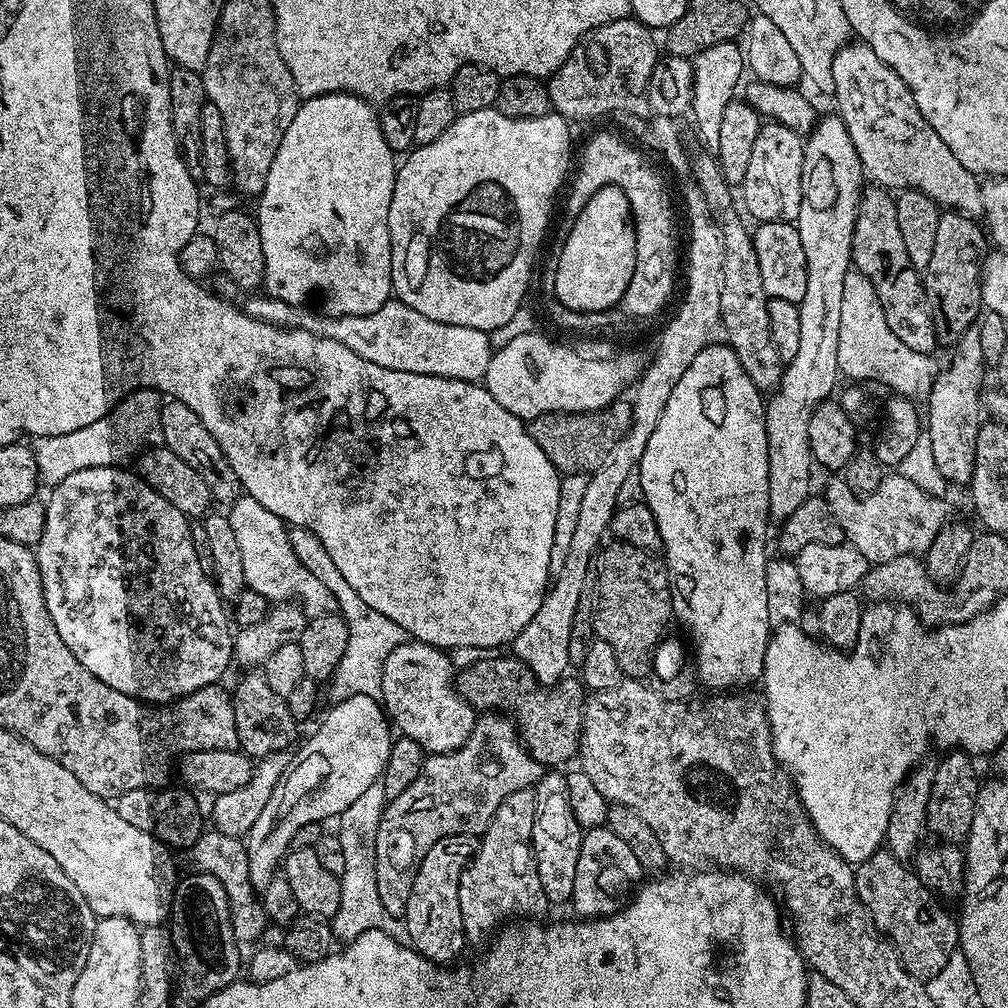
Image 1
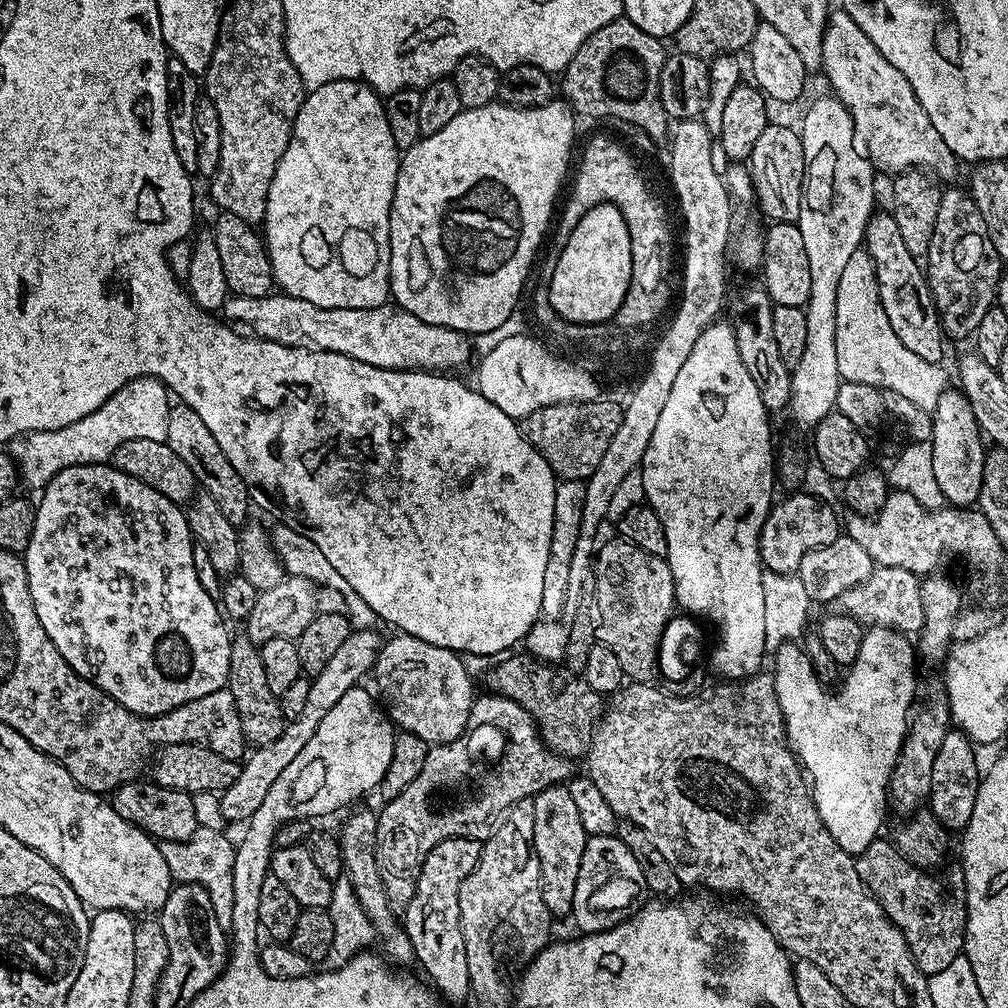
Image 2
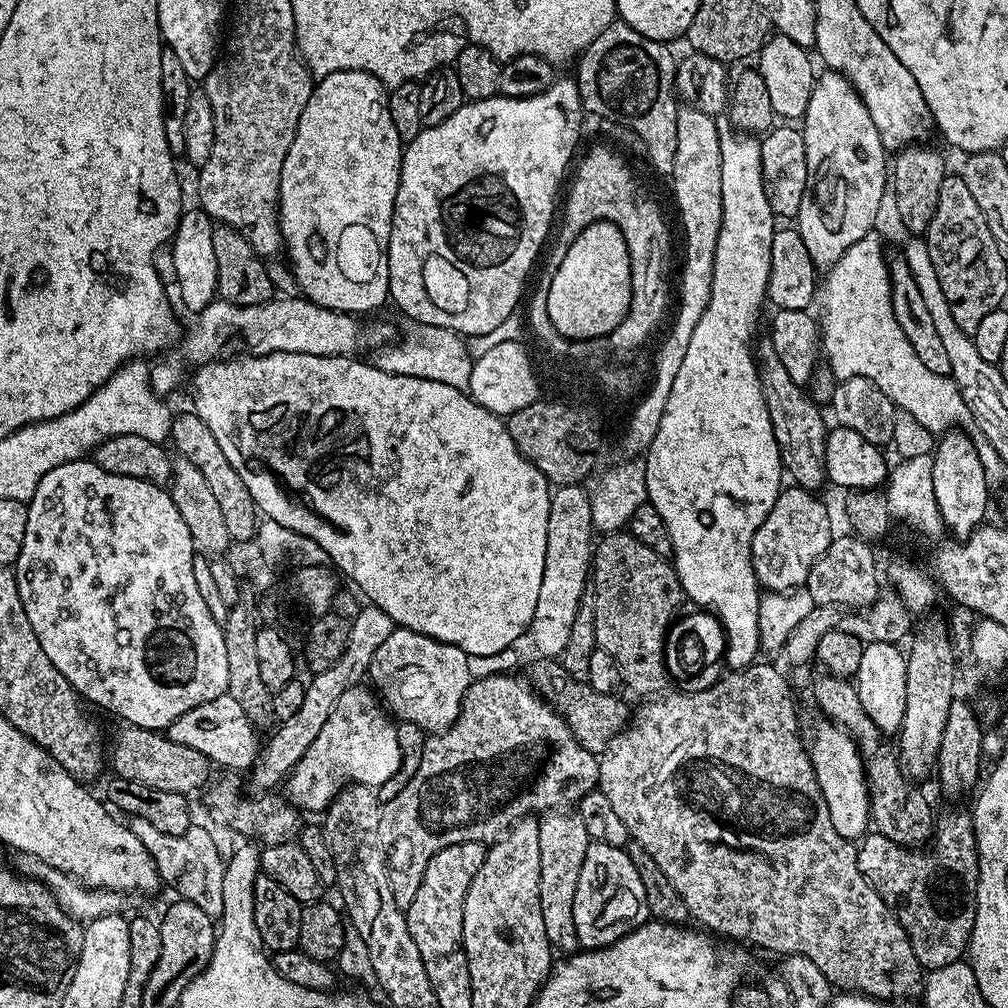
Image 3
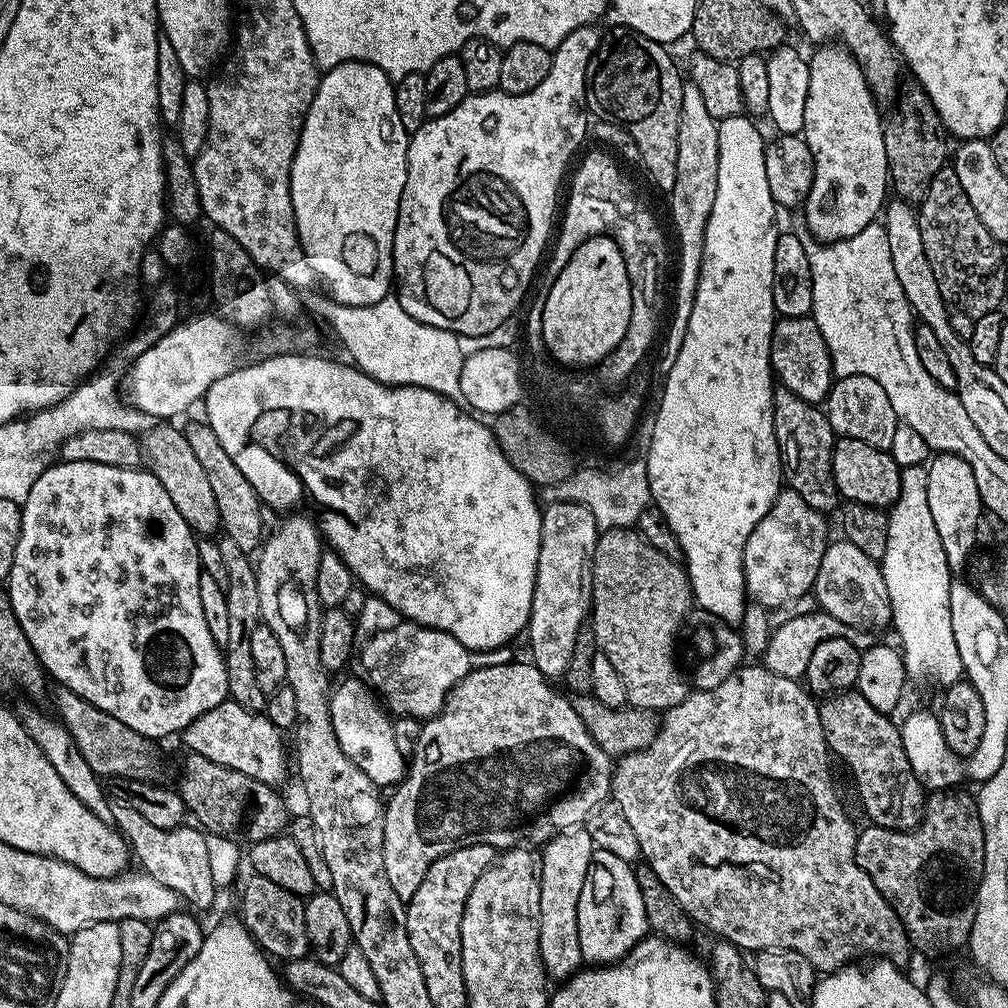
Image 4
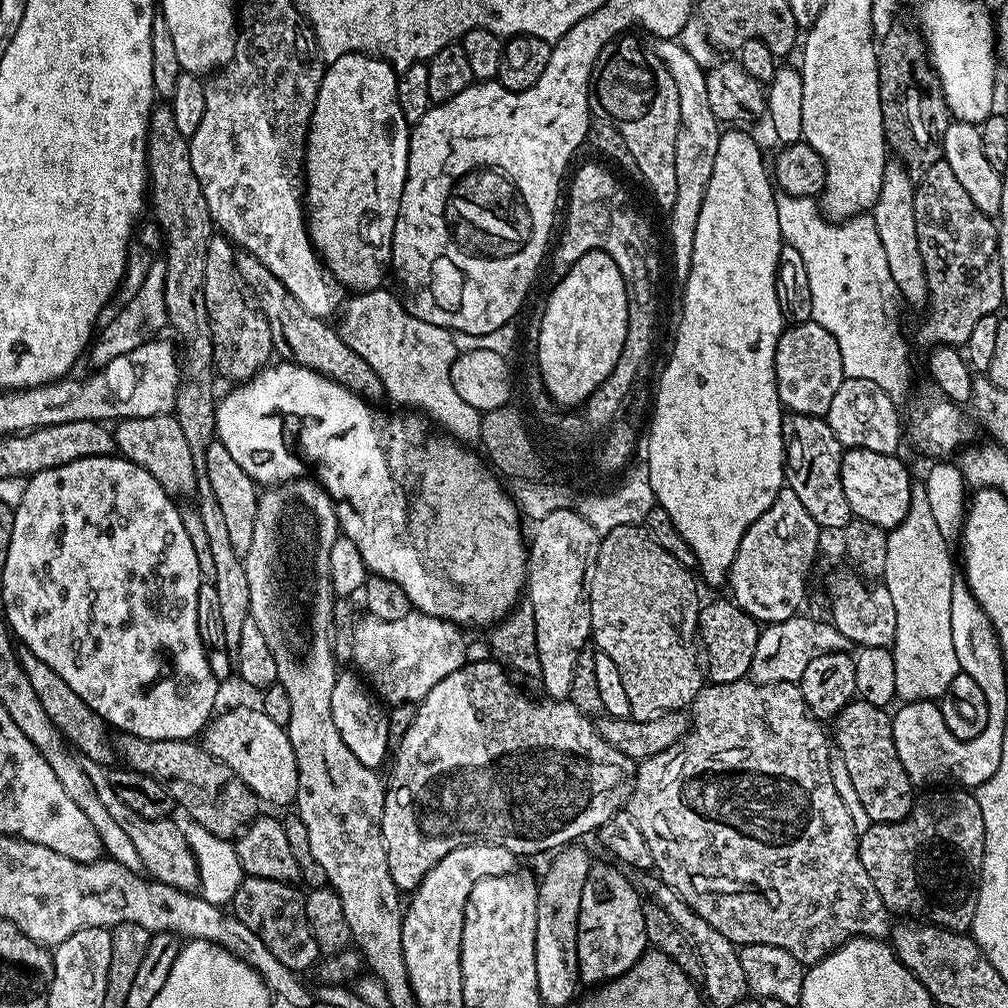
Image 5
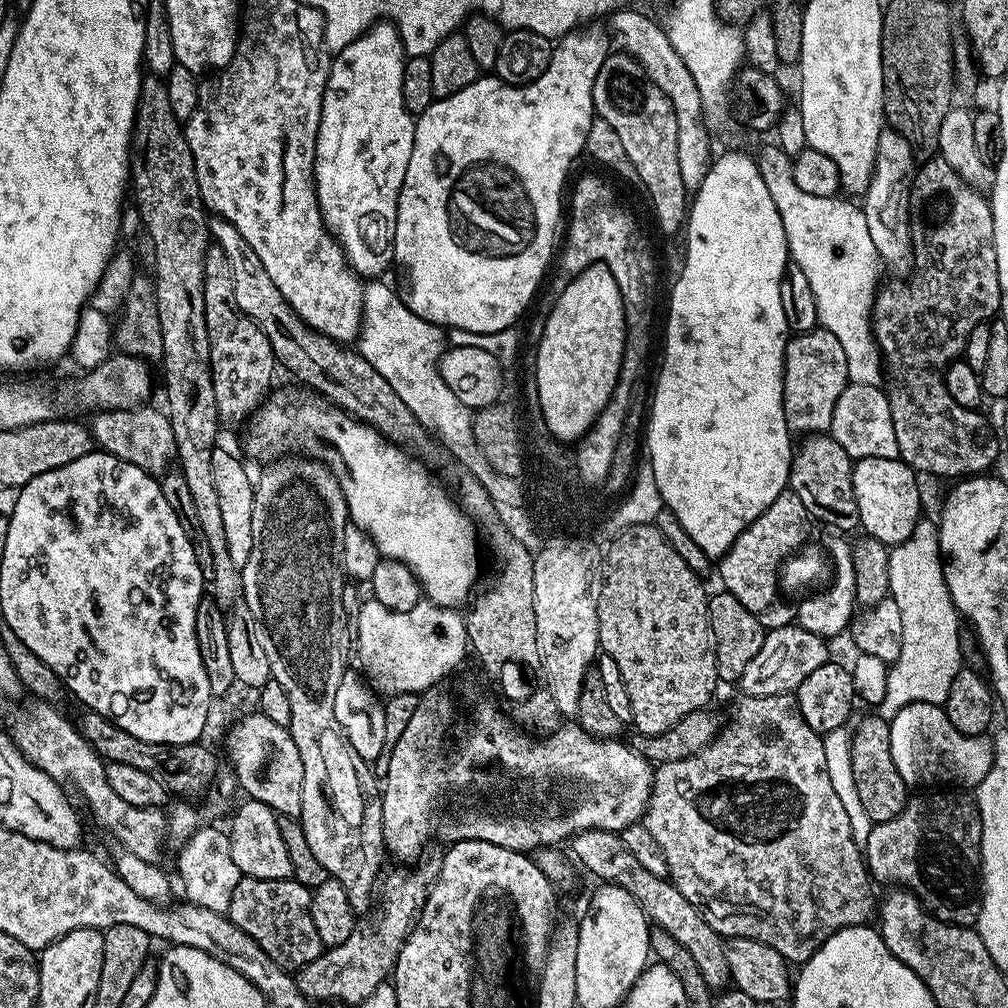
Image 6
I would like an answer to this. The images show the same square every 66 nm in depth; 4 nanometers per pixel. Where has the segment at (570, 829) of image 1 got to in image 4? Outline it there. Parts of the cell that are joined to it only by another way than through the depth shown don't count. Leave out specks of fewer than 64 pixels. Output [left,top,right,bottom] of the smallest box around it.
[540,827,594,982]

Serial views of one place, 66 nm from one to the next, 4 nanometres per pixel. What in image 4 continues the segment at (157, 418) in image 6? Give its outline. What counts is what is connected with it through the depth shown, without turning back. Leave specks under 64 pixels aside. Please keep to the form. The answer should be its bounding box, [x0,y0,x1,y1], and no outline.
[140,422,220,536]

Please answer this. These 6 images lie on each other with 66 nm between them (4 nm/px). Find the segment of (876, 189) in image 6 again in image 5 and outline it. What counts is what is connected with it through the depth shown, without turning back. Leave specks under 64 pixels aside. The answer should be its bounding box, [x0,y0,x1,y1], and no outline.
[870,162,928,309]

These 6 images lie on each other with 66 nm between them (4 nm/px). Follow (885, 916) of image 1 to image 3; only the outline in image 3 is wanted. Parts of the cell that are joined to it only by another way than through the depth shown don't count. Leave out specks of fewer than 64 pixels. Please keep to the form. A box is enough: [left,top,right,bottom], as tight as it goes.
[856,807,980,969]

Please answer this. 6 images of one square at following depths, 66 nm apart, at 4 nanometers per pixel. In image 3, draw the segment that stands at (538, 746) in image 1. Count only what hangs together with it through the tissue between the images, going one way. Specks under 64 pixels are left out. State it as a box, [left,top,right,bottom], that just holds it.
[526,658,630,754]

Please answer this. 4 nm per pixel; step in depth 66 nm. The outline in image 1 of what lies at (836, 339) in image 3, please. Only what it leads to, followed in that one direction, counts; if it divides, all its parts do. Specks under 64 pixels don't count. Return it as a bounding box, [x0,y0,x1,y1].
[838,270,938,398]

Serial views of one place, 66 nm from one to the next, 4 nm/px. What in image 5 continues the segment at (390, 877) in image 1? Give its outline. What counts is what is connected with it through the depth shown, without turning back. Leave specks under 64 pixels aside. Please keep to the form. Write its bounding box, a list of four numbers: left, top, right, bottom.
[380,659,634,894]

